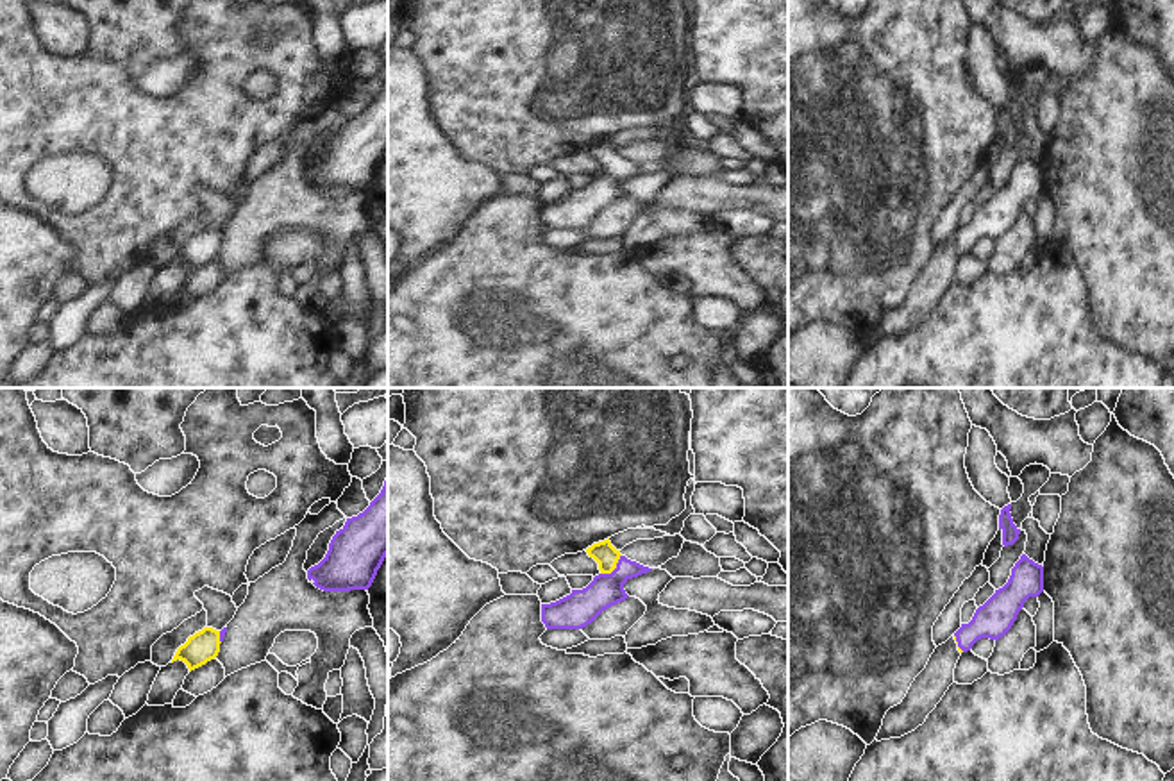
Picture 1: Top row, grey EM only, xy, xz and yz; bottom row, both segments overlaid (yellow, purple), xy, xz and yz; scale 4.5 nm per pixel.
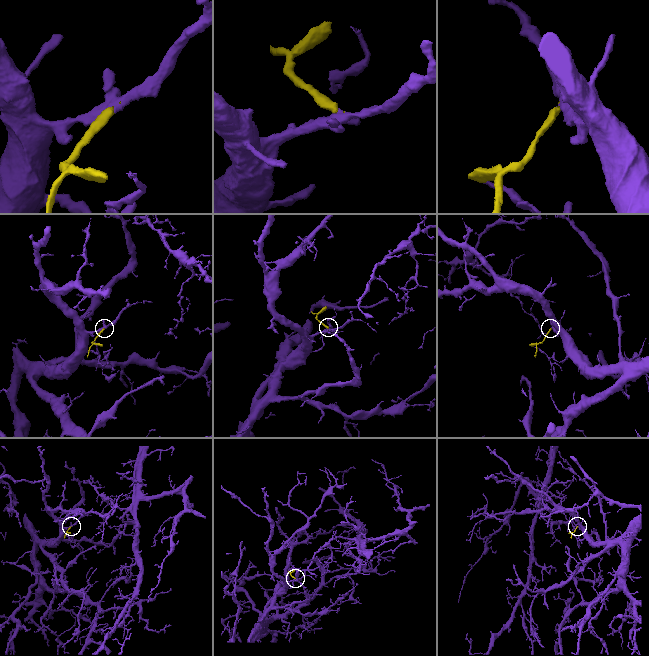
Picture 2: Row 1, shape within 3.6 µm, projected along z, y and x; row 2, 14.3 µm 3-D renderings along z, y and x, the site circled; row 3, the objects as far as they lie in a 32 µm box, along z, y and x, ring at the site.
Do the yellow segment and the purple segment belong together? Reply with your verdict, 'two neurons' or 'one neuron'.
one neuron

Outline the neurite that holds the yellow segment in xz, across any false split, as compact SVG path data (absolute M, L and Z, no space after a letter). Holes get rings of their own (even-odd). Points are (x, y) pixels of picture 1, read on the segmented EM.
M609 538L586 549L588 556L599 563L600 574L583 590L541 604L541 622L547 629L583 629L604 609L625 600L629 595L624 584L652 568L627 559L616 550Z

